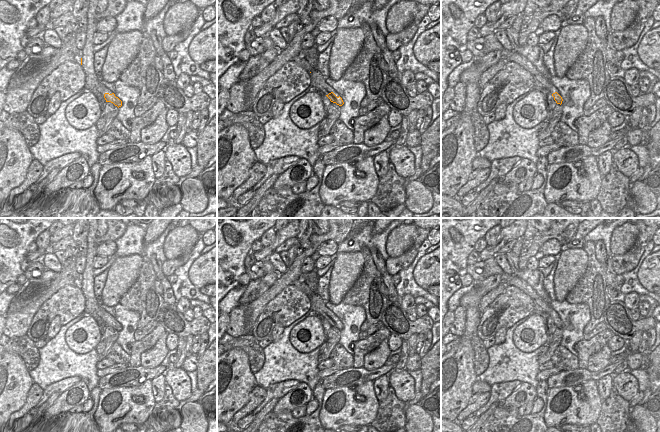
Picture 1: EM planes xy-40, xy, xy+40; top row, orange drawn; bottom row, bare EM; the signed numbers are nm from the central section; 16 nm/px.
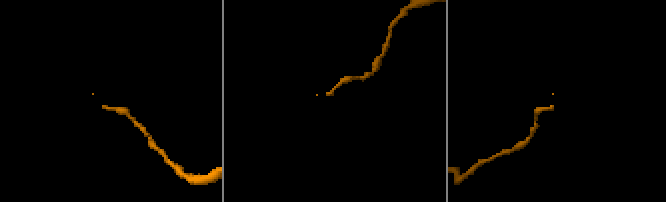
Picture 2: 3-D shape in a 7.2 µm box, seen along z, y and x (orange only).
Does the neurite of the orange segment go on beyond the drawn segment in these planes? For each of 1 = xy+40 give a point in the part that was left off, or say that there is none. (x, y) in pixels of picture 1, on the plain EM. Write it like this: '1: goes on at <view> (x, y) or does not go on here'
1: goes on at xy+40 (550, 327)

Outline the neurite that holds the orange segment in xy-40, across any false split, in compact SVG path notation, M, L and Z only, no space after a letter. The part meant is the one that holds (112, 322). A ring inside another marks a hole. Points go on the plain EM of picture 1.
M105 317L104 322L105 322L106 326L111 326L118 332L122 330L122 325L118 321L116 321L114 317L112 317L112 318Z

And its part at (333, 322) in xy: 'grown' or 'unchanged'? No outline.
grown

